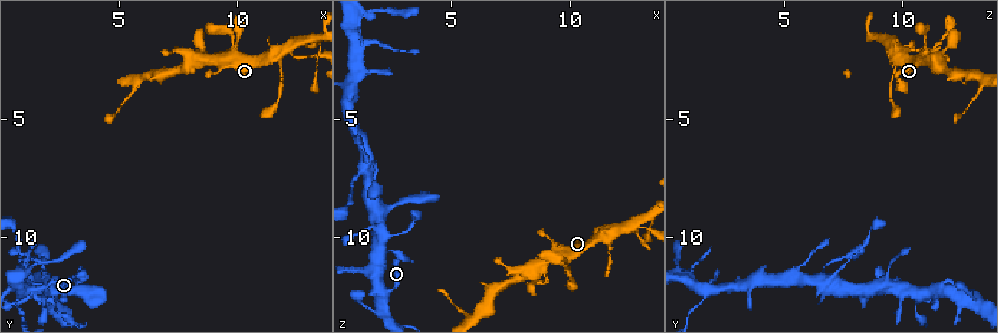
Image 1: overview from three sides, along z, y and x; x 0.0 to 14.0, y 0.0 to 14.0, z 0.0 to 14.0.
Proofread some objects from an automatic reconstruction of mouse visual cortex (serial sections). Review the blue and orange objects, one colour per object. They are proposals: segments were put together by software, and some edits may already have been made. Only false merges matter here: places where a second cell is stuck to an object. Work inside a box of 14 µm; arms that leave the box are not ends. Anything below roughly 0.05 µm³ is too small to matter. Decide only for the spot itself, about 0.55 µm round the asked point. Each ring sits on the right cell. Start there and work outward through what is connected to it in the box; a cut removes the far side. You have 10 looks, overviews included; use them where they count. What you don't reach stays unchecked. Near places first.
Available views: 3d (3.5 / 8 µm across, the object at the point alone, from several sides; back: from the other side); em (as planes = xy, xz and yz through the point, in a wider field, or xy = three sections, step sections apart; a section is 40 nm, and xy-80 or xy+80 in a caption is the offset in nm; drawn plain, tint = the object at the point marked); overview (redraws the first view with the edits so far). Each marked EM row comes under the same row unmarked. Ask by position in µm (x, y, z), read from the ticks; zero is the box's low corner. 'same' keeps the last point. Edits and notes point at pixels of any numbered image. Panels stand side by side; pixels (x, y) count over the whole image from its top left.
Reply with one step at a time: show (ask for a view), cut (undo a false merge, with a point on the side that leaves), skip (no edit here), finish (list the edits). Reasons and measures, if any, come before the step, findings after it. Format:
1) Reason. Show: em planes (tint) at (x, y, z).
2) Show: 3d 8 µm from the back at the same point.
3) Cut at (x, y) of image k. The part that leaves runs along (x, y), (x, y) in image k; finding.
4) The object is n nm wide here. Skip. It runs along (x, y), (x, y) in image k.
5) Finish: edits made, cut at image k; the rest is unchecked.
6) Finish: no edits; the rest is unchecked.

Four-way junction. Show: 3d 3.5 µm at (11.7, 2.4, 9.7).

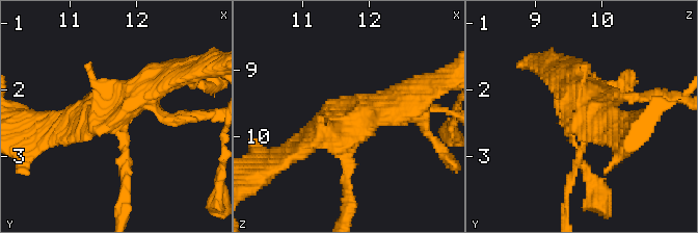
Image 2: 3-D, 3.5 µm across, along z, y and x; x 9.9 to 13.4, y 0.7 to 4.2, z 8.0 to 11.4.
Shape alone is not enough. Show: em xy step 2 (tint) at (11.75, 2.55, 9.75).

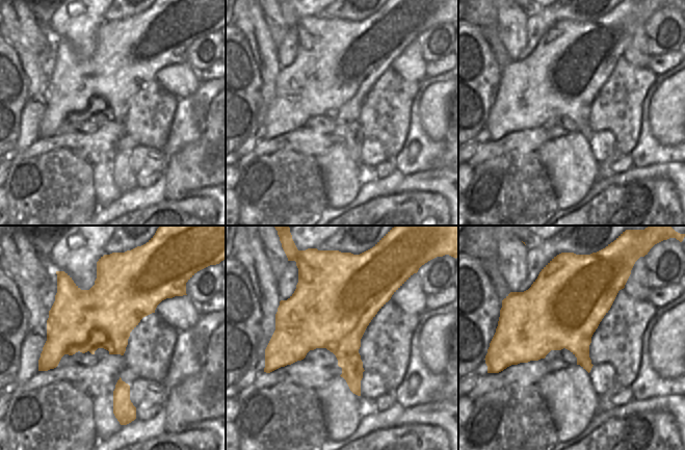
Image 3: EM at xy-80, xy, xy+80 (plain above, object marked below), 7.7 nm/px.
Another direction. Show: em xy step 5 (tint) at the same point.

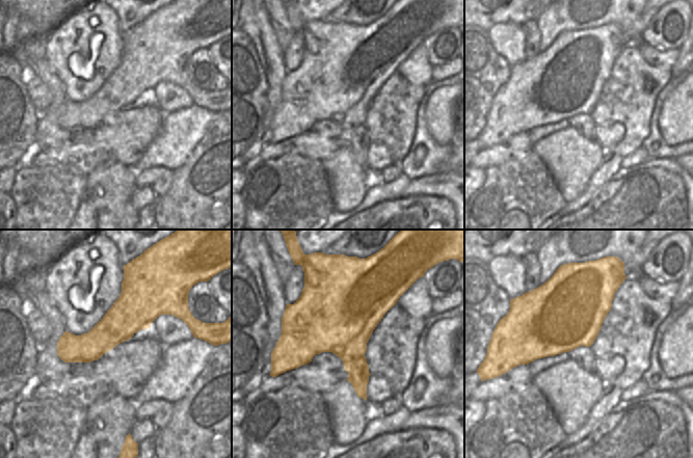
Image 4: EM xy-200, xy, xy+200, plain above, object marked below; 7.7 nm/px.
The object is 550 nm wide here. Skip. It runs along (61, 127), (106, 114), (176, 73) in image 2; all the same cell.

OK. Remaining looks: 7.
Small branch off a trunk. Show: 3d 3.5 µm at (1.5, 11.8, 7.0).

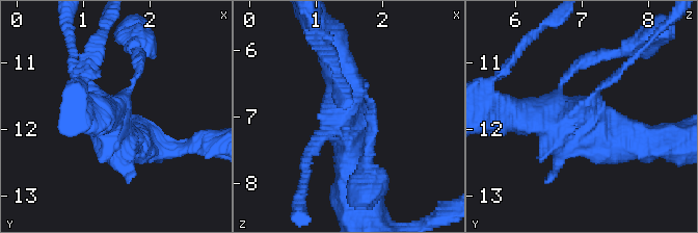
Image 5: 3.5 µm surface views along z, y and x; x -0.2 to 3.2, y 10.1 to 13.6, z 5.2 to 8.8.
Show: em xy step 3 (tint) at (1.45, 11.80, 7.00).

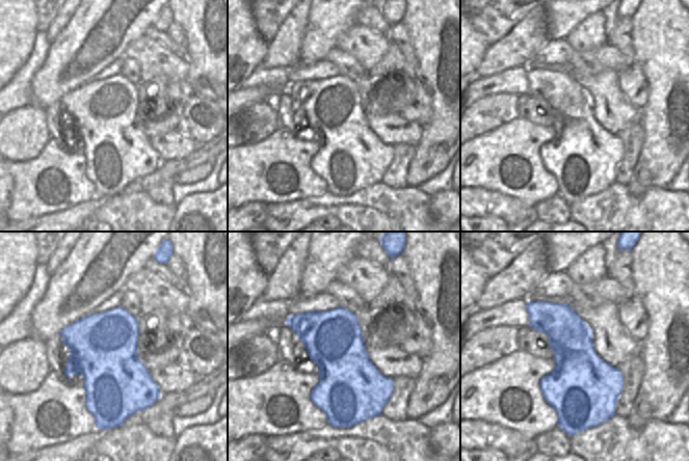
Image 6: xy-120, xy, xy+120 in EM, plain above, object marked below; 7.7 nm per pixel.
The object is 440 nm wide here. Skip. It runs along (636, 140), (508, 114) in image 5; all the same cell.

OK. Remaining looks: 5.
Sharp bend. Show: 3d 3.5 µm at (1.4, 12.3, 12.8).

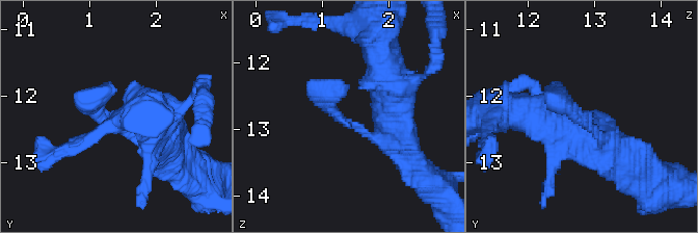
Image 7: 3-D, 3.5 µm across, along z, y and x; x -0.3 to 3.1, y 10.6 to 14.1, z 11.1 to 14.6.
Show: em planes (tint) at (1.30, 12.35, 12.85).

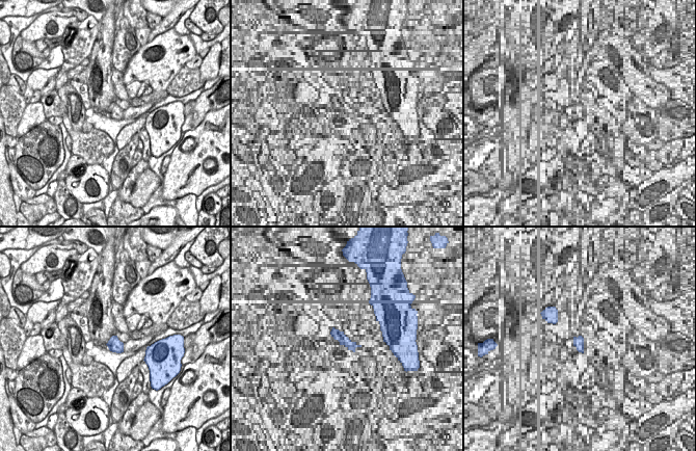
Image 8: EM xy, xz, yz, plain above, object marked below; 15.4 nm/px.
Skip. It runs along (158, 136), (127, 133), (76, 92) in image 7; continuous, no second cell.

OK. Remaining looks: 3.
Branch point. Show: 3d 3.5 µm at (13.4, 1.7, 9.1).

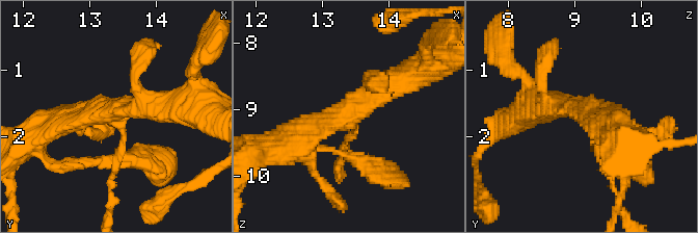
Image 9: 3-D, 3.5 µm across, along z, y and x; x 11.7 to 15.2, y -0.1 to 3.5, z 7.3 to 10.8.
Now the EM. Show: em xy step 3 (tint) at (13.35, 1.65, 9.10).

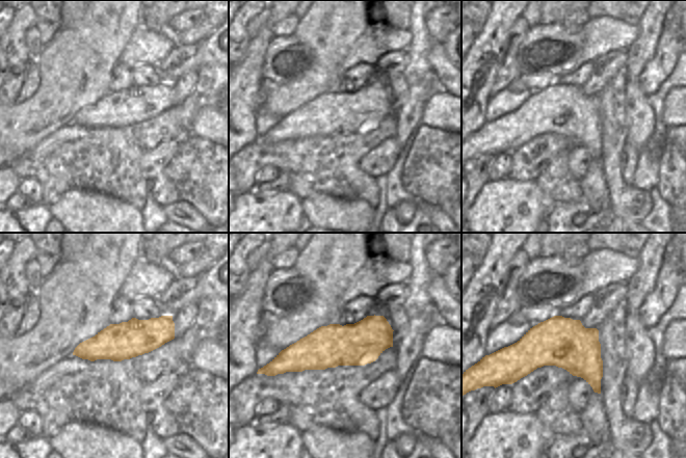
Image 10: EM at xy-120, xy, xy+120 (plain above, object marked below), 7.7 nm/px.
The object is 320 nm wide here. Skip. It runs along (390, 331), (278, 362) in image 10; all the same cell.

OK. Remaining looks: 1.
Finish: no edits; the rest is unchecked.

